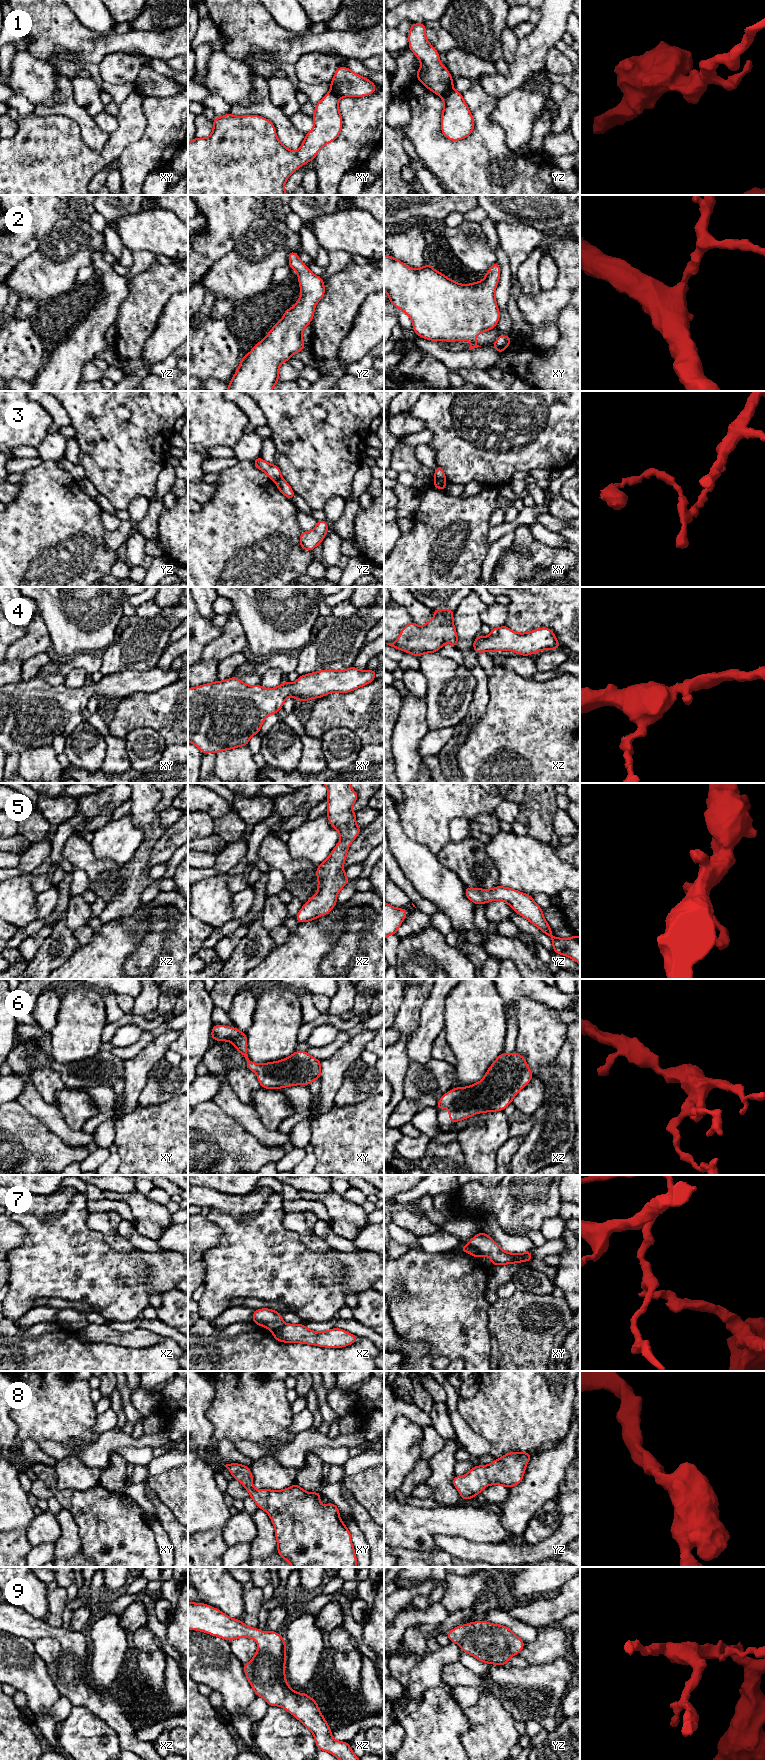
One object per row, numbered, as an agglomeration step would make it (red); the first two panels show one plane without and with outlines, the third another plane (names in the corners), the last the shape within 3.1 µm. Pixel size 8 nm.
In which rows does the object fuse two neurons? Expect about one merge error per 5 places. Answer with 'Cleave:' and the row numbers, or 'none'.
Cleave: 1, 3, 7

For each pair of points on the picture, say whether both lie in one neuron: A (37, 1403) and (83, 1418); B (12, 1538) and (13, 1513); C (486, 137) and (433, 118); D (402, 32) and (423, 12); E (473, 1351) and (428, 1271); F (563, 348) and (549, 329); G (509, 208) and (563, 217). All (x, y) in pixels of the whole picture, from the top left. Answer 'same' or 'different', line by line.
A: same
B: different
C: same
D: different
E: same
F: different
G: same

